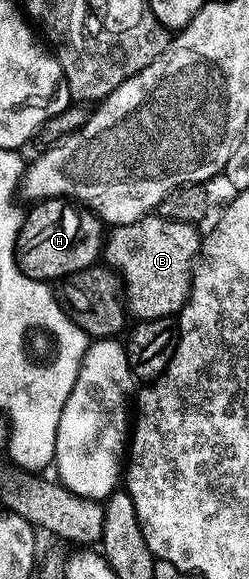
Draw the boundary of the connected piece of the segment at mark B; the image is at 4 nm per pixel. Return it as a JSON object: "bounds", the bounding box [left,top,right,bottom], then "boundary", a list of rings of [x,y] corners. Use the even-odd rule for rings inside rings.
{"bounds":[104,215,203,321],"boundary":[[[147,215],[127,225],[115,225],[104,237],[104,261],[122,281],[126,307],[131,318],[138,321],[173,318],[181,313],[190,299],[190,280],[194,278],[196,262],[200,257],[203,238],[197,228],[188,223]]]}

